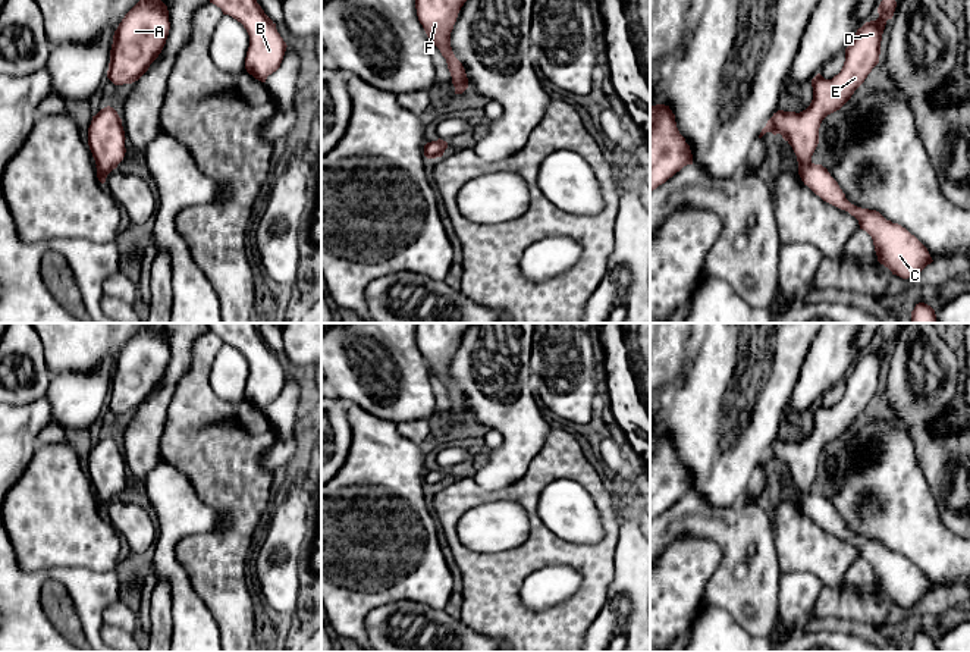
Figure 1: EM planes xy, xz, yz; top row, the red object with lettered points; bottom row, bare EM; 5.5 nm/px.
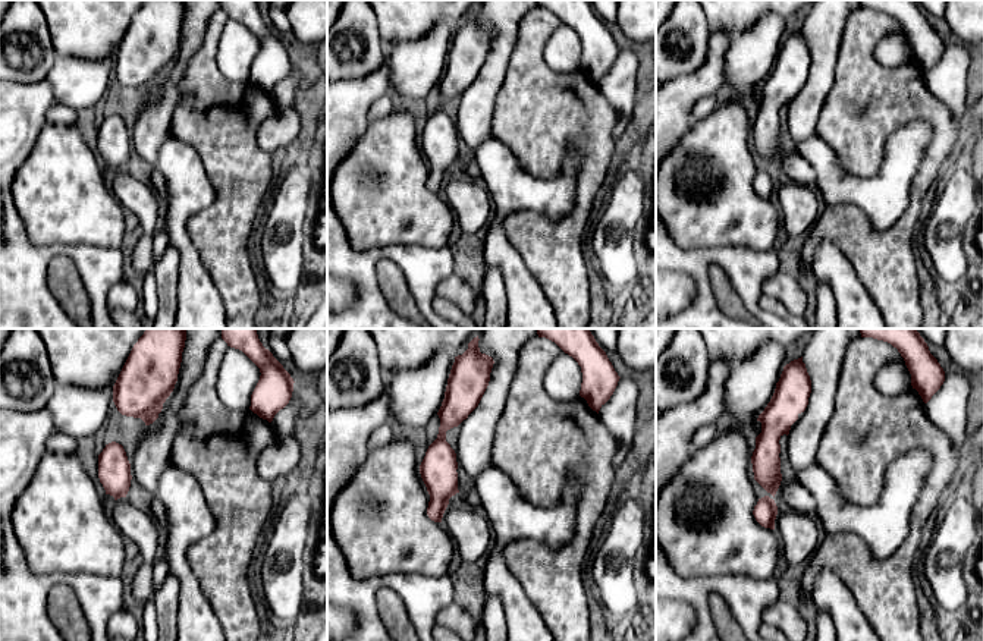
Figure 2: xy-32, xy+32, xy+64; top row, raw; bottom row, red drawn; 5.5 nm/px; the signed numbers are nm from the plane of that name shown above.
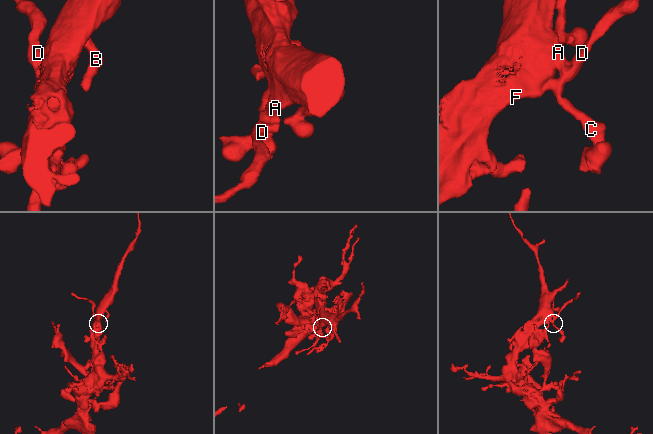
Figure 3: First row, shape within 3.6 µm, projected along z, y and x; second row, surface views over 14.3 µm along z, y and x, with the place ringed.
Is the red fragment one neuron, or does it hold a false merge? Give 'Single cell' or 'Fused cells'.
Fused cells

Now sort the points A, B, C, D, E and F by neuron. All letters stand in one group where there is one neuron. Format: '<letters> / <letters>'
A B D E F / C

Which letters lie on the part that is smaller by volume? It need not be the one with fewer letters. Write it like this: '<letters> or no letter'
C

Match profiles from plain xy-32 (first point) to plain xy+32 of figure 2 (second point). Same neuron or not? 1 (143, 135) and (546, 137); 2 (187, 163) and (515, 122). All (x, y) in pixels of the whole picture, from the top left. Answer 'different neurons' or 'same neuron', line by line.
1: different neurons
2: different neurons

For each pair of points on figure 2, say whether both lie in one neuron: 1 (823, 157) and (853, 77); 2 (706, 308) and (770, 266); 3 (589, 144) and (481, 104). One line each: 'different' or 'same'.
1: different
2: same
3: different

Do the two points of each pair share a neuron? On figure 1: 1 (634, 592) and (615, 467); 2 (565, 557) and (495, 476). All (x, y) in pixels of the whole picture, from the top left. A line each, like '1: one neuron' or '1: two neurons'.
1: one neuron
2: two neurons

